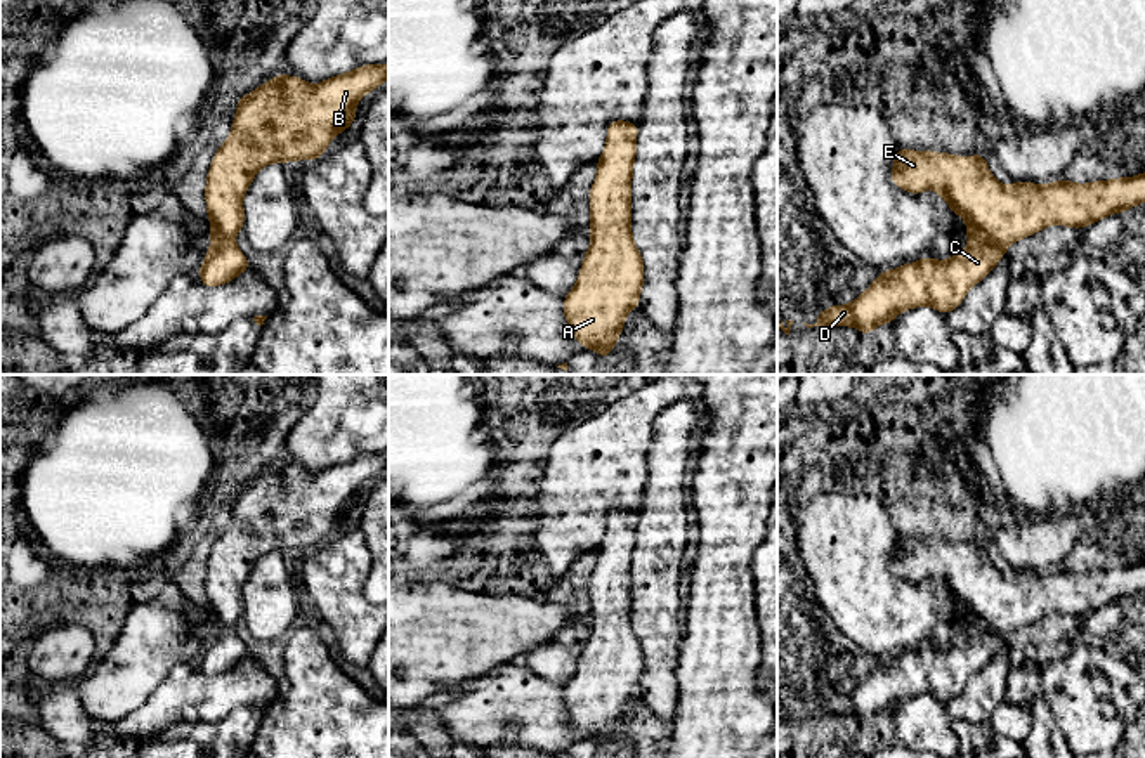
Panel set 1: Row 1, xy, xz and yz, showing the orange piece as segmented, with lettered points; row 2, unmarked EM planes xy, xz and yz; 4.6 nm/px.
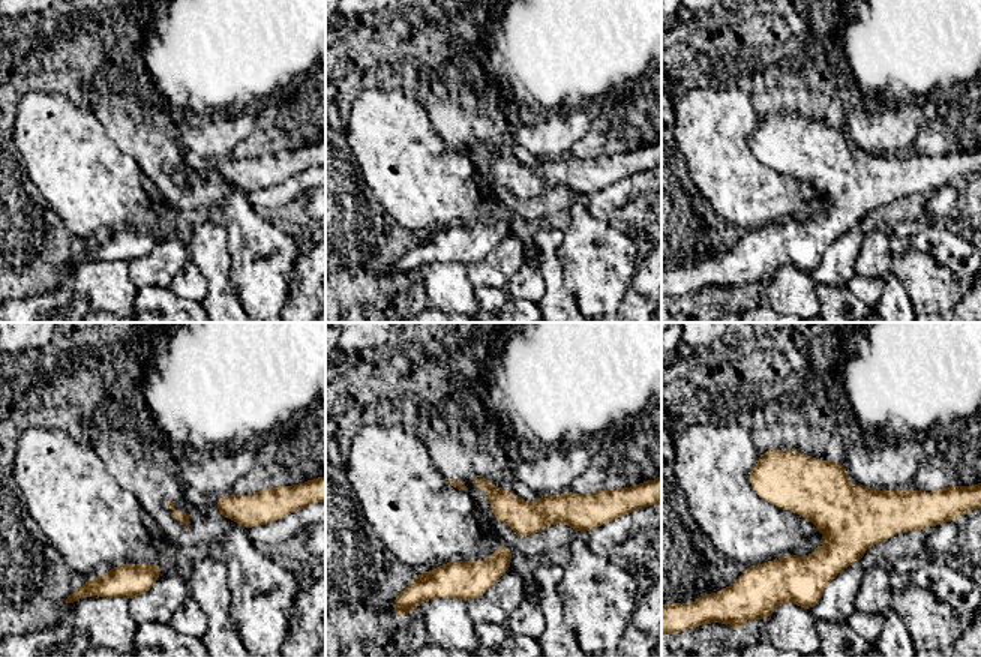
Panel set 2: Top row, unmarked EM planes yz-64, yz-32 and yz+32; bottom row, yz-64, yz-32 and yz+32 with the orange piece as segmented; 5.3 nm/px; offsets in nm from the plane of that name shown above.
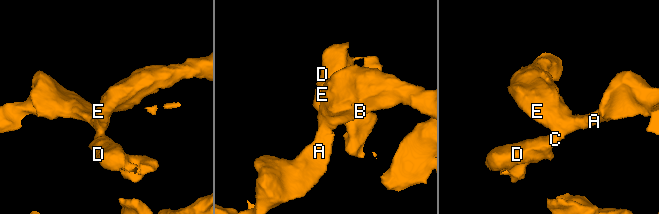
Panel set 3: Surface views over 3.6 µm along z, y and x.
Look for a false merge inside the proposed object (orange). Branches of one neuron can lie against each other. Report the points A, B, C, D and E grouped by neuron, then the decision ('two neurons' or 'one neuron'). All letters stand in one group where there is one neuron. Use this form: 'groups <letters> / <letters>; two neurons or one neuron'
groups A B C D E; one neuron

